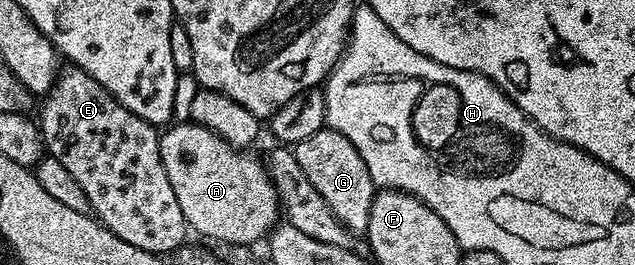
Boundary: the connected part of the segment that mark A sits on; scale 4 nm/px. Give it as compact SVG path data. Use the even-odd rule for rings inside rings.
M191 120L169 125L160 134L160 163L162 168L166 168L166 177L170 180L170 188L174 188L174 196L178 196L184 221L204 238L228 242L229 247L251 247L252 242L259 238L260 241L267 239L281 221L280 201L268 175L267 165L261 159L259 162L252 152L236 149L208 127Z

